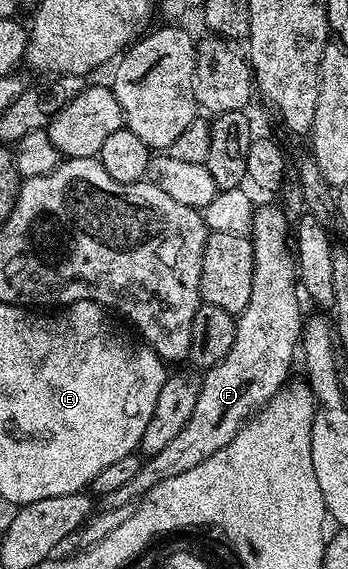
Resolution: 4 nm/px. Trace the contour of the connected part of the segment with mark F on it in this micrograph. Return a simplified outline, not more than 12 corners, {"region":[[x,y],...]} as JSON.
{"region":[[280,208],[255,210],[252,297],[184,429],[101,510],[220,453],[291,378],[304,314]]}

